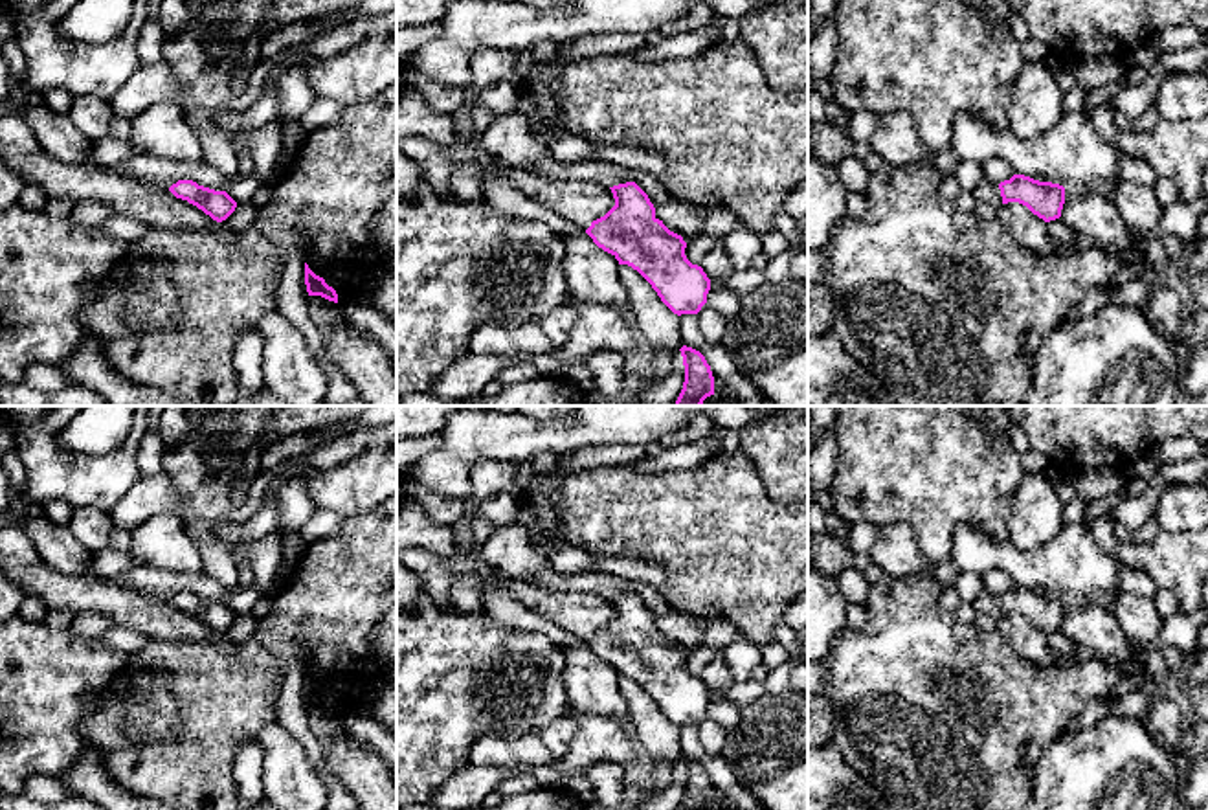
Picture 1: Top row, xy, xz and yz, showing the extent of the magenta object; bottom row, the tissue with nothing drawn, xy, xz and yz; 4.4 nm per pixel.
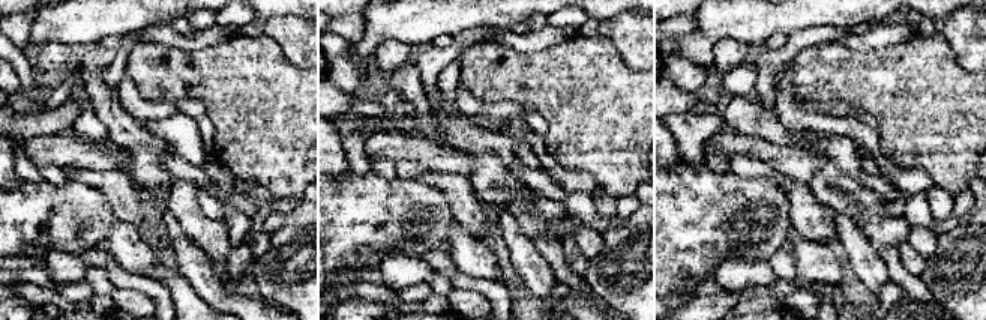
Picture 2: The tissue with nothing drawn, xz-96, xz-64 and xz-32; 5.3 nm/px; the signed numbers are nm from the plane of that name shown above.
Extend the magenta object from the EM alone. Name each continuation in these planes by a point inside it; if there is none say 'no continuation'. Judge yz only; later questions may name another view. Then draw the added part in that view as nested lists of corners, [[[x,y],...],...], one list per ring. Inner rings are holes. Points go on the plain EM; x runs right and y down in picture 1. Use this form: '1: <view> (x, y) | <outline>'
1: yz (986, 603) | [[[986,588],[971,602],[977,613],[991,615],[999,619],[1002,615],[1001,601],[997,593],[988,591]]]

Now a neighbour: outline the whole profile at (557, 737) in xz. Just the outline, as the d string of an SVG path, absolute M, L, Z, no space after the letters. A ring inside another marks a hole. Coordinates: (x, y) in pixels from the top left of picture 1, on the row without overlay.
M565 714L553 724L549 724L542 733L540 738L545 744L545 748L553 753L553 757L564 757L569 751L569 744L573 737L576 735L578 722Z

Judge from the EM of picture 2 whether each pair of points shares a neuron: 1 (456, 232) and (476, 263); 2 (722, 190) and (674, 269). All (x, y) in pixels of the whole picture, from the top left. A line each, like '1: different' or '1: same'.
1: same
2: same

